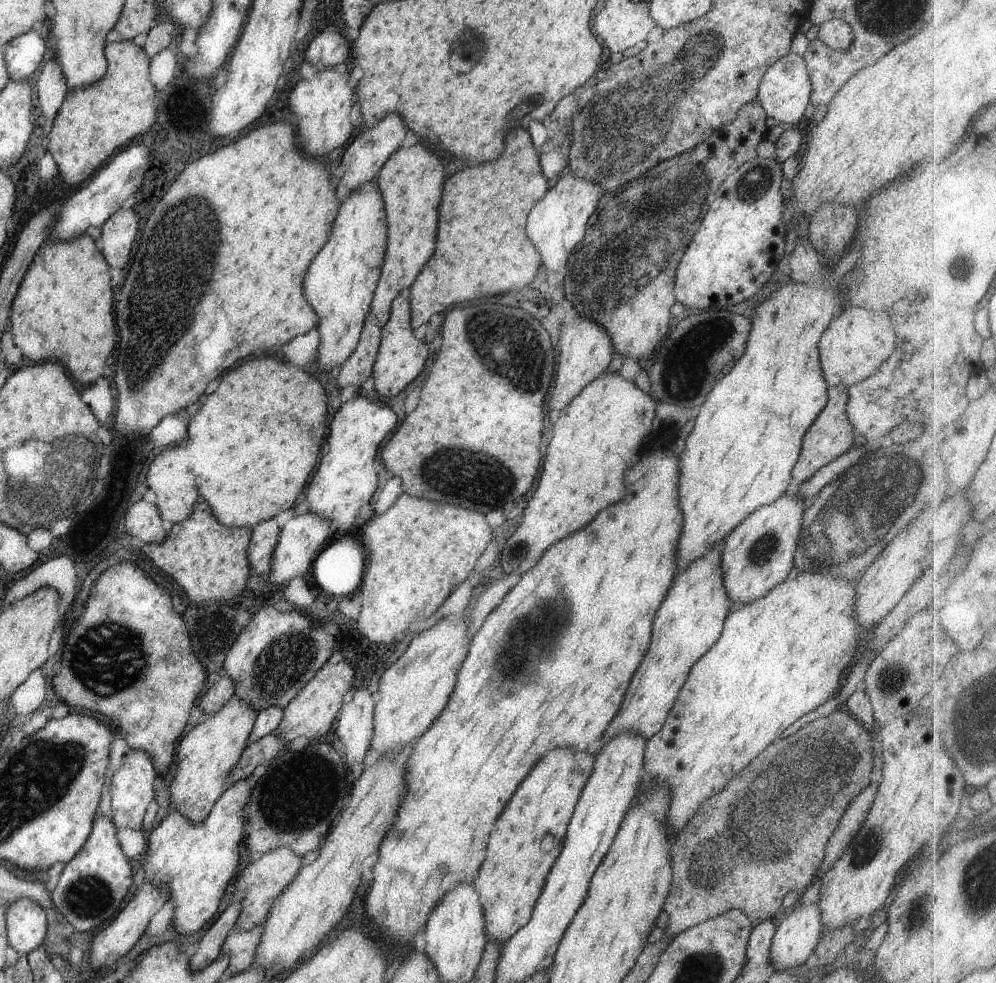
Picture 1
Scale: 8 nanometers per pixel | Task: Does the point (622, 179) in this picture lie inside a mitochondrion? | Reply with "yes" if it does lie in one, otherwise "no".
yes

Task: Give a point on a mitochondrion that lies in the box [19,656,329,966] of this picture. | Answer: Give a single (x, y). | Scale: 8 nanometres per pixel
(89, 897)

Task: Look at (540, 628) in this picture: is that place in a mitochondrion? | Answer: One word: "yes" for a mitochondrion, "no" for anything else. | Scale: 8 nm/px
yes

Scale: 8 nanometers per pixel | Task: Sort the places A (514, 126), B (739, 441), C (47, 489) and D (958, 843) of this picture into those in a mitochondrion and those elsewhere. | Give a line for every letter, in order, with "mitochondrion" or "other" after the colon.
A: other
B: other
C: mitochondrion
D: other

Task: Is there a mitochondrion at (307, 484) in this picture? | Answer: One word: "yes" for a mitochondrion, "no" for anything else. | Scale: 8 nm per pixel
no

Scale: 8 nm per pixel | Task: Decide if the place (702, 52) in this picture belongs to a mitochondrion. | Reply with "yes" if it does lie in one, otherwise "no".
yes

